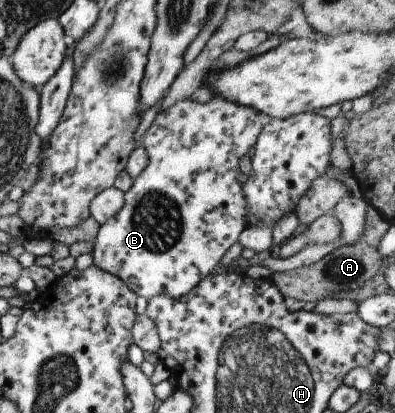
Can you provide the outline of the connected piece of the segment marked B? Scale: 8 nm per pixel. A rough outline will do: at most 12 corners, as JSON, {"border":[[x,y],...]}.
{"border":[[256,109],[160,111],[93,264],[182,298],[249,226]]}

